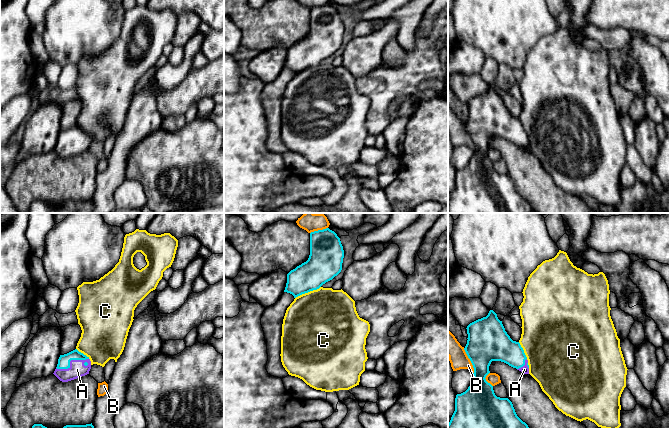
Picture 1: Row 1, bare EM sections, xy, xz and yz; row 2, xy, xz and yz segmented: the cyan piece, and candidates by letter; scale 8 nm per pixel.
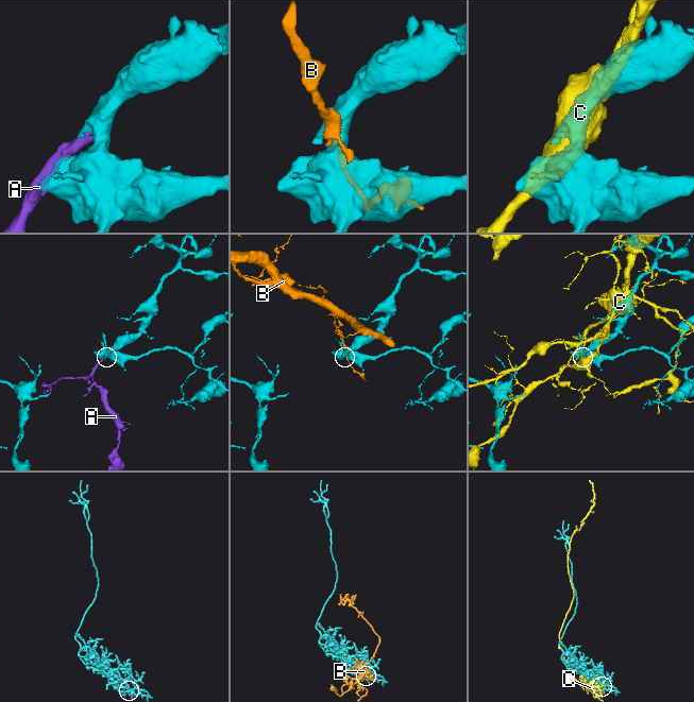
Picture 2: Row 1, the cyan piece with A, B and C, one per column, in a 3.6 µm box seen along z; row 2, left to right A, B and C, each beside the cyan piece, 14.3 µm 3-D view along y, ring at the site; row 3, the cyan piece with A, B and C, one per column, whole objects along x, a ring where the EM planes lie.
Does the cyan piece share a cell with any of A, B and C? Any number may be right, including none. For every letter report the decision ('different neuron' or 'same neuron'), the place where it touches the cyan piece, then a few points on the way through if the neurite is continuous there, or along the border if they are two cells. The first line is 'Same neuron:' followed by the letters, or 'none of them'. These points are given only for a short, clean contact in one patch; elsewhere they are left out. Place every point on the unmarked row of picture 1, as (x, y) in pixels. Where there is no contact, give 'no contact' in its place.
Same neuron: A
A: same neuron | xy (70, 136) | across xy (64, 136), (70, 136), (77, 145)
B: different neuron | yz (470, 136)
C: different neuron | xz (307, 68)

